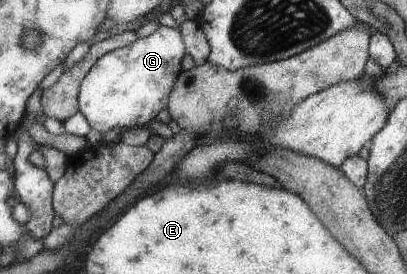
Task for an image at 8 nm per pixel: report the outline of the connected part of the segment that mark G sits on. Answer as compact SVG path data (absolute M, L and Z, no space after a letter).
M159 26L153 34L137 38L127 46L119 47L104 54L87 72L79 86L77 95L79 110L90 121L91 127L101 133L114 129L122 131L133 127L145 127L156 120L157 114L167 106L167 96L175 86L175 80L182 71L181 61L187 54L180 27Z

